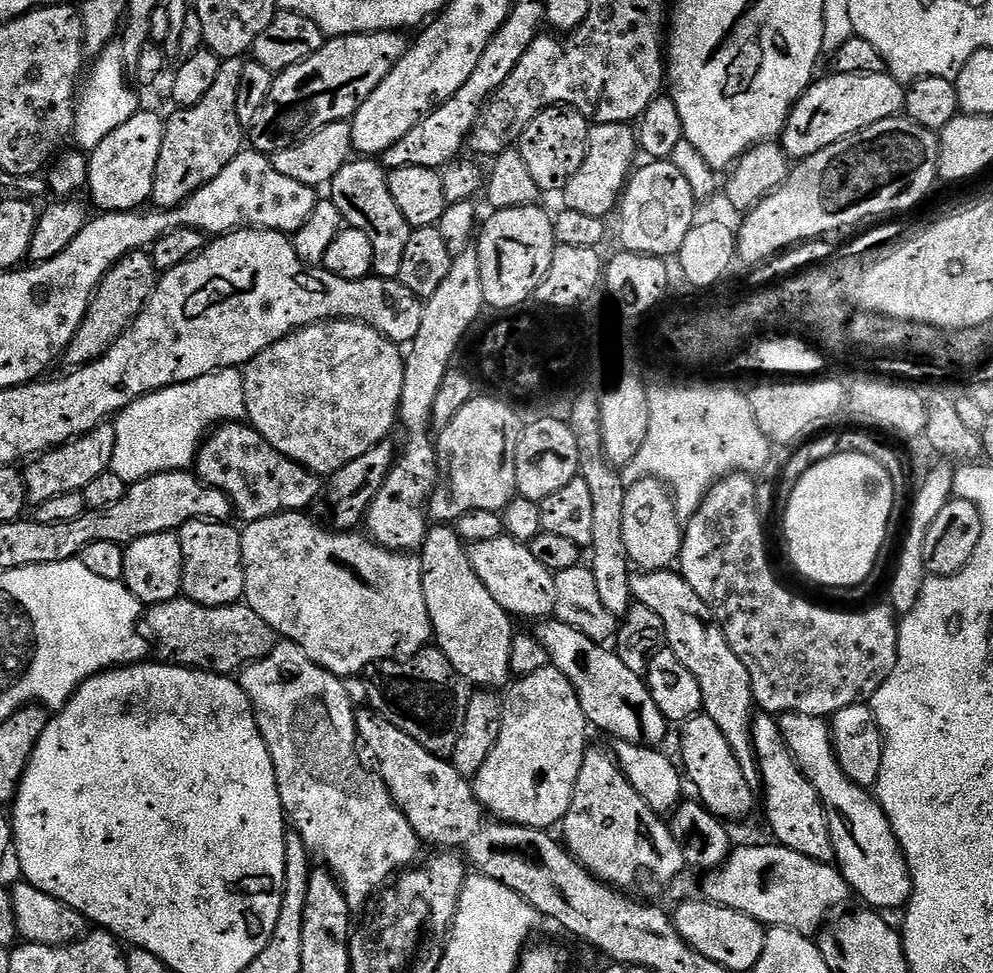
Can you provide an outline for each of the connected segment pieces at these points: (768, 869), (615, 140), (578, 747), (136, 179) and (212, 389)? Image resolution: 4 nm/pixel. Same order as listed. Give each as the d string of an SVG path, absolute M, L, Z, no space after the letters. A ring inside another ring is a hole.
M775 842L756 844L753 848L737 847L721 868L707 873L703 880L703 899L738 910L759 924L793 928L807 937L819 933L829 919L828 911L842 907L850 897L839 867L819 864Z
M631 123L592 124L588 129L586 162L582 162L582 170L578 170L578 174L574 174L565 186L563 203L570 210L578 210L578 214L594 214L604 218L607 212L615 213L637 163L636 156L638 132Z
M549 666L546 670L538 670L538 674L519 677L515 683L507 689L508 696L503 697L502 734L498 736L490 758L474 777L476 801L489 817L501 822L517 824L523 828L552 830L555 829L555 824L557 827L563 821L570 810L574 782L578 782L578 770L582 770L586 745L589 743L587 740L590 725L584 717L570 678L566 678L566 674L558 669Z
M147 110L138 111L128 122L119 126L118 129L111 131L106 135L106 138L102 140L96 149L90 152L88 156L88 186L86 189L87 195L92 195L92 200L97 204L101 213L106 212L134 212L143 209L145 205L152 199L152 191L154 190L154 174L156 173L156 167L158 166L158 154L162 154L162 138L164 137L164 126L166 120L162 115L159 116L156 112L147 112Z
M239 367L220 368L185 384L159 388L136 400L129 408L123 408L115 417L116 441L110 471L131 486L160 472L191 469L200 445L217 421L240 422L247 414L244 373Z

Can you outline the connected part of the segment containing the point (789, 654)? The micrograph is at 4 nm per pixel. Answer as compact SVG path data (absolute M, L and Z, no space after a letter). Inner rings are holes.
M731 472L726 478L722 478L706 494L702 506L687 521L683 529L684 541L680 547L680 558L678 561L678 571L686 582L690 582L690 587L694 589L694 594L710 606L710 610L716 615L716 621L720 623L721 630L724 631L726 642L730 642L730 650L742 658L742 666L750 674L752 683L752 699L755 707L762 712L773 714L783 714L786 712L797 712L803 716L818 716L821 718L831 718L838 710L846 710L846 706L854 706L871 701L872 695L890 678L894 666L898 662L898 616L891 607L868 608L865 612L835 612L832 608L819 608L816 604L811 604L808 600L803 600L800 596L795 596L788 588L780 585L778 577L772 573L772 564L768 561L768 544L764 541L764 520L760 517L760 500L756 497L756 484L751 475L746 472Z

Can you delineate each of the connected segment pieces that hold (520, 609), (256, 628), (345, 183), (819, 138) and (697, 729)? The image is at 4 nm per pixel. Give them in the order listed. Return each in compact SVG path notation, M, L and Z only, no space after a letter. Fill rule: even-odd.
M508 535L494 538L494 542L478 542L471 545L468 557L486 590L494 594L494 602L508 611L513 618L525 616L531 622L540 622L551 617L556 610L556 595L554 594L555 575L546 570L530 554L527 544L519 544Z
M177 598L153 604L146 612L146 628L150 636L152 631L151 639L164 647L168 655L165 657L185 668L198 668L218 676L239 673L248 664L269 656L278 643L275 630L244 602L207 608L193 600Z
M356 158L342 166L342 170L338 170L330 185L330 191L337 210L344 215L343 223L349 228L362 230L362 234L370 238L370 246L374 246L373 273L382 279L397 279L414 229L402 214L402 210L398 210L394 194L390 194L388 172L375 159Z
M887 71L866 74L836 72L831 75L809 84L792 108L778 137L779 143L784 146L784 153L793 161L810 158L818 154L818 150L826 150L826 146L834 146L850 136L857 136L862 130L874 126L874 122L903 113L905 85Z
M703 714L692 716L683 721L681 728L684 729L680 732L678 760L687 783L689 780L696 787L695 795L699 803L719 820L733 822L732 820L746 819L752 812L754 788L746 782L746 774L742 774L742 766L738 766L738 758L734 758L734 750L730 750L730 742L726 742L722 730L718 730L714 718Z

